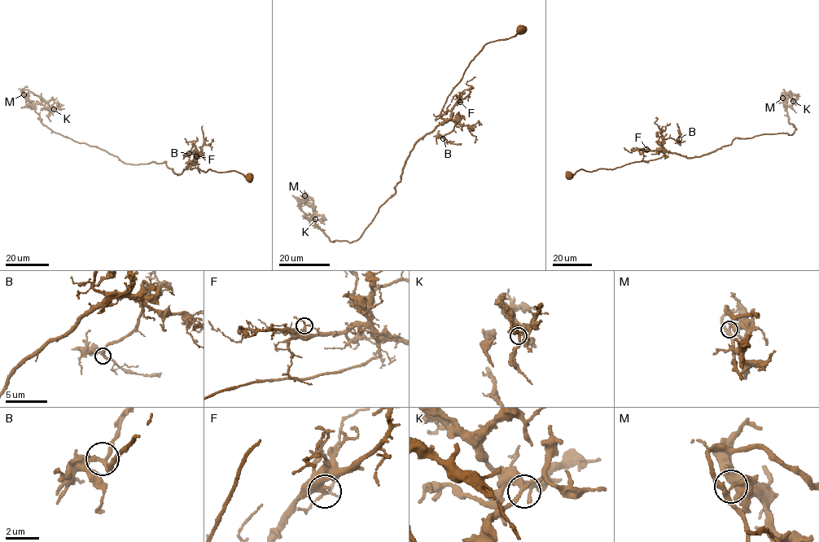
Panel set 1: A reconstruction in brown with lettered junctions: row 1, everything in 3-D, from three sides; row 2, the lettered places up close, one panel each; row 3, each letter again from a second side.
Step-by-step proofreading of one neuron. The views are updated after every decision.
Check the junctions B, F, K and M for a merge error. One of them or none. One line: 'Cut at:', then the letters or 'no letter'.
Cut at: M

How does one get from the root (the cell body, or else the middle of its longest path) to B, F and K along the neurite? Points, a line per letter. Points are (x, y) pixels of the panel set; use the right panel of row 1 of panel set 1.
B: (570, 175), (581, 168), (591, 172), (614, 169), (656, 159), (663, 155), (663, 141), (669, 137), (679, 139)
F: (570, 175), (581, 168), (591, 172), (600, 168), (614, 169), (663, 155), (660, 149), (646, 149)
K: (570, 175), (666, 151), (699, 157), (736, 137), (792, 135), (781, 93), (793, 101)

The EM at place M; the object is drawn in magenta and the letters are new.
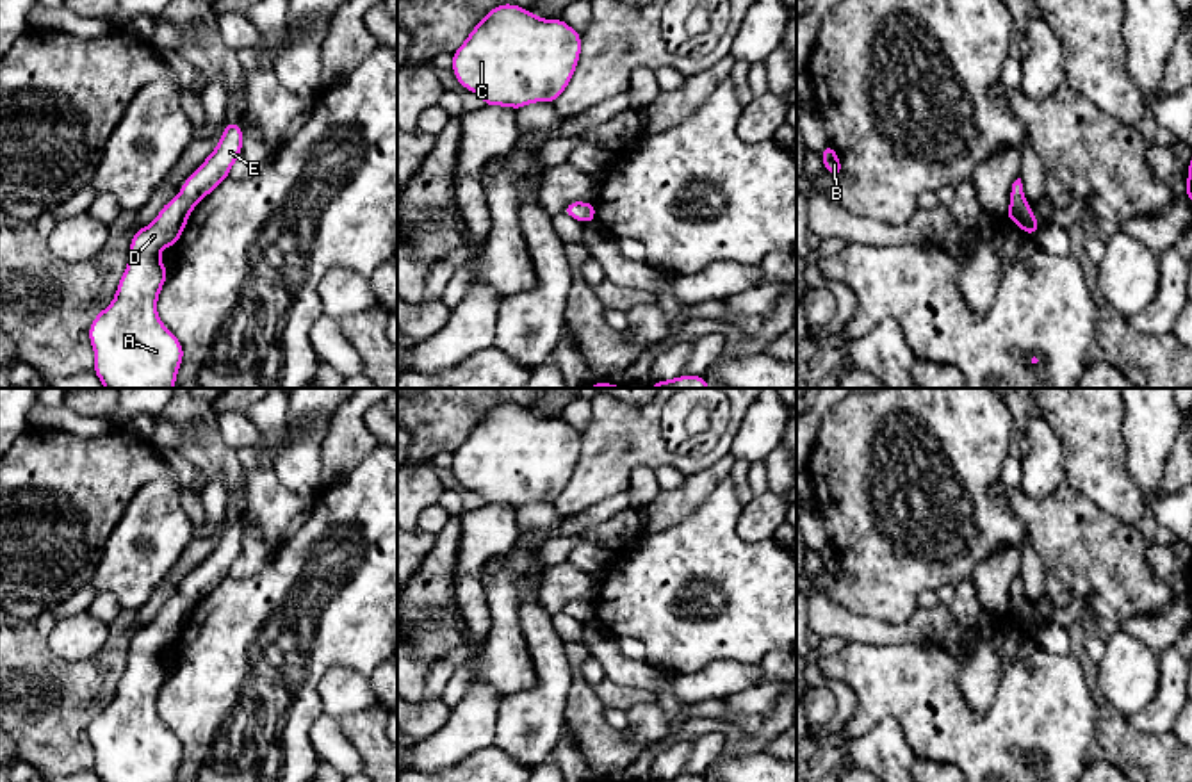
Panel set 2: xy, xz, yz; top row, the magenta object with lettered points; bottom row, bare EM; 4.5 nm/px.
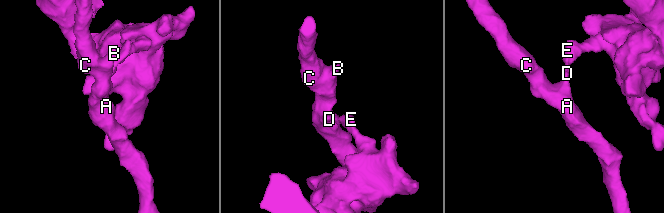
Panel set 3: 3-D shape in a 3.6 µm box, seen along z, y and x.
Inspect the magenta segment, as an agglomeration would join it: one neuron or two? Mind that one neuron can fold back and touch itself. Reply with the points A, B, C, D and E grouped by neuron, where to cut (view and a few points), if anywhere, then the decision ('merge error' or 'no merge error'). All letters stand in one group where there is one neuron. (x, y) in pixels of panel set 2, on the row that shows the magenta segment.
groups A B C D / E; cut xy (177, 195), (193, 207); merge error

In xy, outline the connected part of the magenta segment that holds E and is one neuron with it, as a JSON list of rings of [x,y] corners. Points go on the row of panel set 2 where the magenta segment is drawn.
[[[226,123],[217,148],[205,162],[187,176],[182,185],[180,200],[187,207],[196,207],[207,194],[228,178],[233,162],[242,151],[241,123]]]

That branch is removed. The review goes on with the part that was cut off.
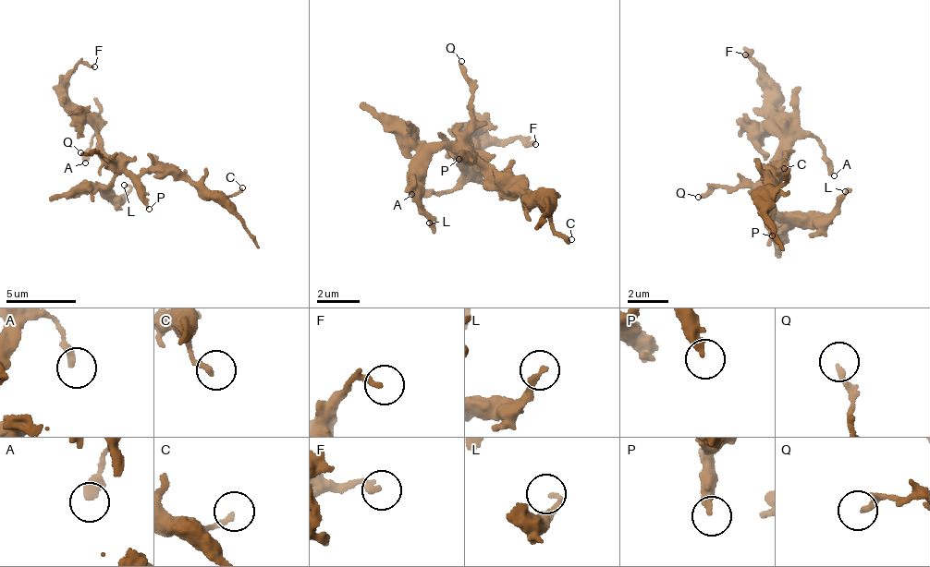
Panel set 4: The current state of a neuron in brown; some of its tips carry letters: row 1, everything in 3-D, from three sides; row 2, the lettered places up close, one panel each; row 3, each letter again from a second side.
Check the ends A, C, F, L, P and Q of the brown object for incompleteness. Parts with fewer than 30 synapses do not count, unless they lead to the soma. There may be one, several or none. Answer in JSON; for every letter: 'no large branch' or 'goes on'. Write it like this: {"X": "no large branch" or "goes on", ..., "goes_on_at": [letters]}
{"A": "no large branch", "C": "no large branch", "F": "no large branch", "L": "no large branch", "P": "goes on", "Q": "no large branch", "goes_on_at": ["P"]}

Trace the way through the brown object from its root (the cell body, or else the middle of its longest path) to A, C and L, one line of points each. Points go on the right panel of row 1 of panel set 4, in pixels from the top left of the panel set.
A: (767, 192), (775, 177), (771, 168), (774, 159), (804, 137), (821, 144), (821, 158), (834, 175)
C: (767, 192), (767, 183), (761, 178), (764, 173), (772, 188), (775, 186), (784, 187), (784, 168)
L: (767, 192), (777, 210), (790, 215), (834, 211), (839, 194), (845, 191)

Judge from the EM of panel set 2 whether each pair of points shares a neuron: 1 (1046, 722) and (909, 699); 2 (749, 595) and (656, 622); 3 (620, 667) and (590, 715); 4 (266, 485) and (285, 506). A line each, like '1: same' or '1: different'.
1: same
2: same
3: different
4: same

